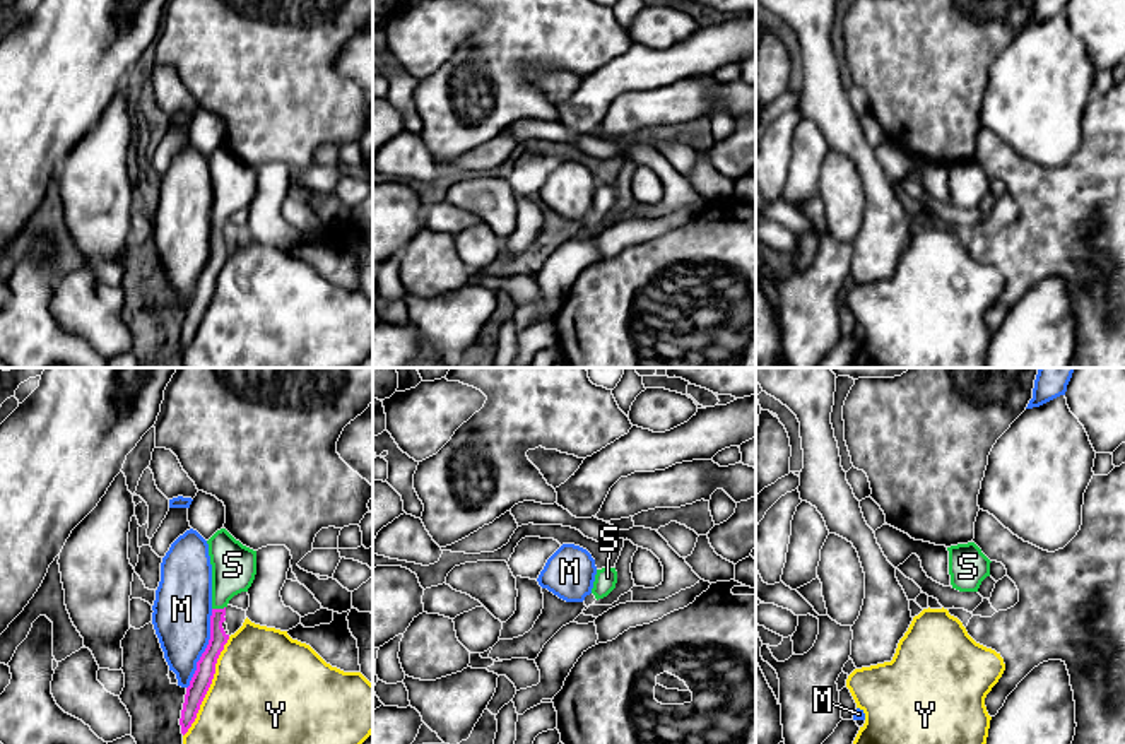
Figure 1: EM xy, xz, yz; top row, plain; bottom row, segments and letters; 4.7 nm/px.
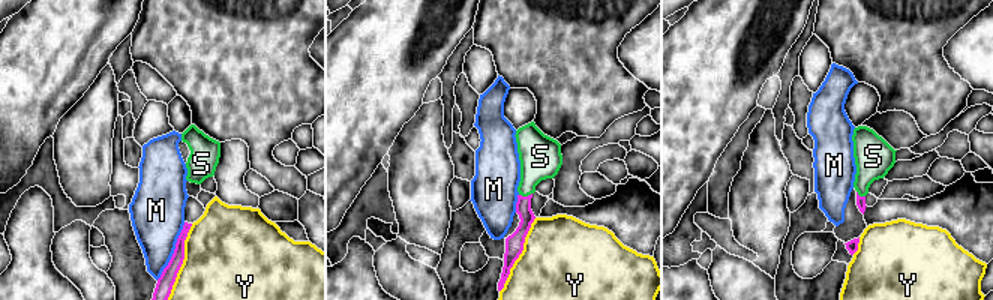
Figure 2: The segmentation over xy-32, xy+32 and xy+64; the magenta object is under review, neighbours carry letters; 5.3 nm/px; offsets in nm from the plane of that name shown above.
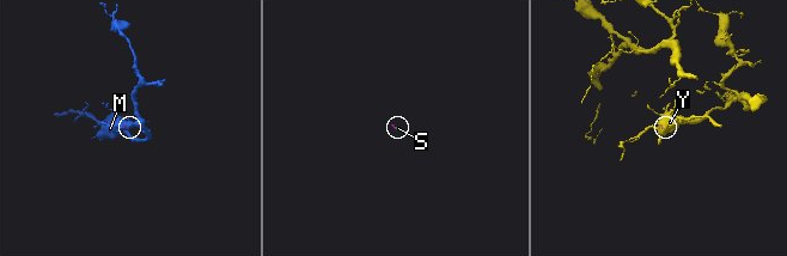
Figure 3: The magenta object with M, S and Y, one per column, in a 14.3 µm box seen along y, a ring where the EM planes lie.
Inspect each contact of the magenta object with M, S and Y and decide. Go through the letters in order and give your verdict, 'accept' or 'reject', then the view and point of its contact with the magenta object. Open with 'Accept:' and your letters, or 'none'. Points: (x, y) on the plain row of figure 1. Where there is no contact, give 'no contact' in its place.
Accept: S
M: reject | xy (206, 265)
S: accept | xy (217, 226)
Y: reject | xy (209, 303)

